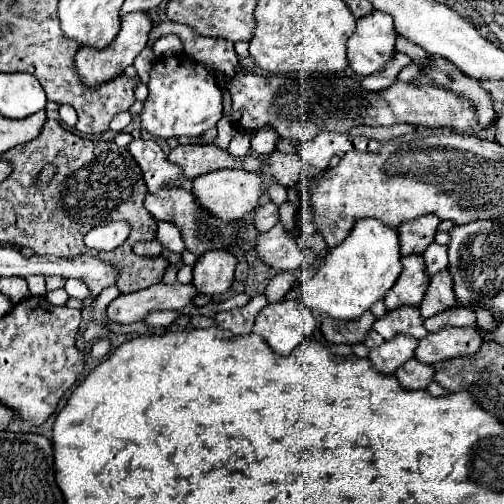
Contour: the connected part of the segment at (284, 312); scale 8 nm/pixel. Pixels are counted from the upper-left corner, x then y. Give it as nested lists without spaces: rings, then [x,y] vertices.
[[[283,300],[279,304],[267,304],[255,318],[253,332],[259,334],[273,352],[287,356],[297,344],[313,334],[317,320],[313,312],[301,304],[301,300]]]

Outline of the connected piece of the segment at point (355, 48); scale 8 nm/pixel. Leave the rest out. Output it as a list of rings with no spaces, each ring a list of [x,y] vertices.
[[[371,12],[357,20],[357,30],[347,40],[349,68],[357,76],[381,72],[395,50],[395,26],[385,12]]]

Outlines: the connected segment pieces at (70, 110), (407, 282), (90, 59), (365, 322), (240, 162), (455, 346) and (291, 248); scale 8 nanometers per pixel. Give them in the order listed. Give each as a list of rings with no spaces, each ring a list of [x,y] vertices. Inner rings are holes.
[[[61,105],[59,107],[59,116],[60,119],[67,124],[69,127],[74,127],[78,117],[75,112],[75,109],[72,106],[69,105]]]
[[[405,256],[401,258],[401,262],[403,272],[395,282],[395,288],[391,288],[391,292],[387,292],[387,296],[383,298],[387,310],[395,310],[401,304],[417,306],[429,286],[429,276],[423,268],[421,256]]]
[[[129,12],[125,16],[121,16],[121,30],[119,30],[119,36],[103,50],[97,50],[97,48],[81,48],[75,56],[75,70],[77,74],[81,76],[81,82],[87,84],[87,86],[95,86],[95,84],[101,84],[101,82],[107,82],[119,74],[123,74],[123,70],[127,66],[133,64],[135,56],[147,46],[147,34],[151,32],[153,28],[153,22],[149,18],[149,12]]]
[[[371,310],[363,312],[359,320],[351,320],[351,324],[347,324],[345,320],[331,320],[329,316],[323,316],[321,332],[327,338],[327,342],[357,344],[367,336],[373,322],[375,322],[375,316],[371,314]]]
[[[187,144],[187,146],[177,146],[175,150],[169,152],[167,156],[169,162],[175,162],[181,170],[183,176],[193,180],[195,176],[221,170],[221,168],[235,168],[235,170],[251,170],[257,172],[263,168],[263,162],[257,156],[243,156],[235,158],[227,150],[221,150],[213,144],[199,146],[199,144]],[[239,166],[253,166],[253,168],[239,168]]]
[[[441,328],[419,340],[415,358],[423,364],[435,364],[439,360],[475,354],[481,344],[483,336],[477,328]]]
[[[279,224],[275,228],[271,228],[269,232],[259,234],[255,238],[253,250],[255,250],[255,256],[263,264],[267,264],[279,272],[297,270],[303,264],[315,262],[315,252],[311,252],[311,250],[301,252],[295,238],[287,236],[283,226],[279,226]]]

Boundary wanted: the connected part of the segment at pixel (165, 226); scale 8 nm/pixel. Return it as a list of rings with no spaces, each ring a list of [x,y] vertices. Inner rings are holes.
[[[157,222],[157,240],[163,244],[165,254],[181,254],[185,250],[185,244],[181,240],[181,232],[175,224]]]

